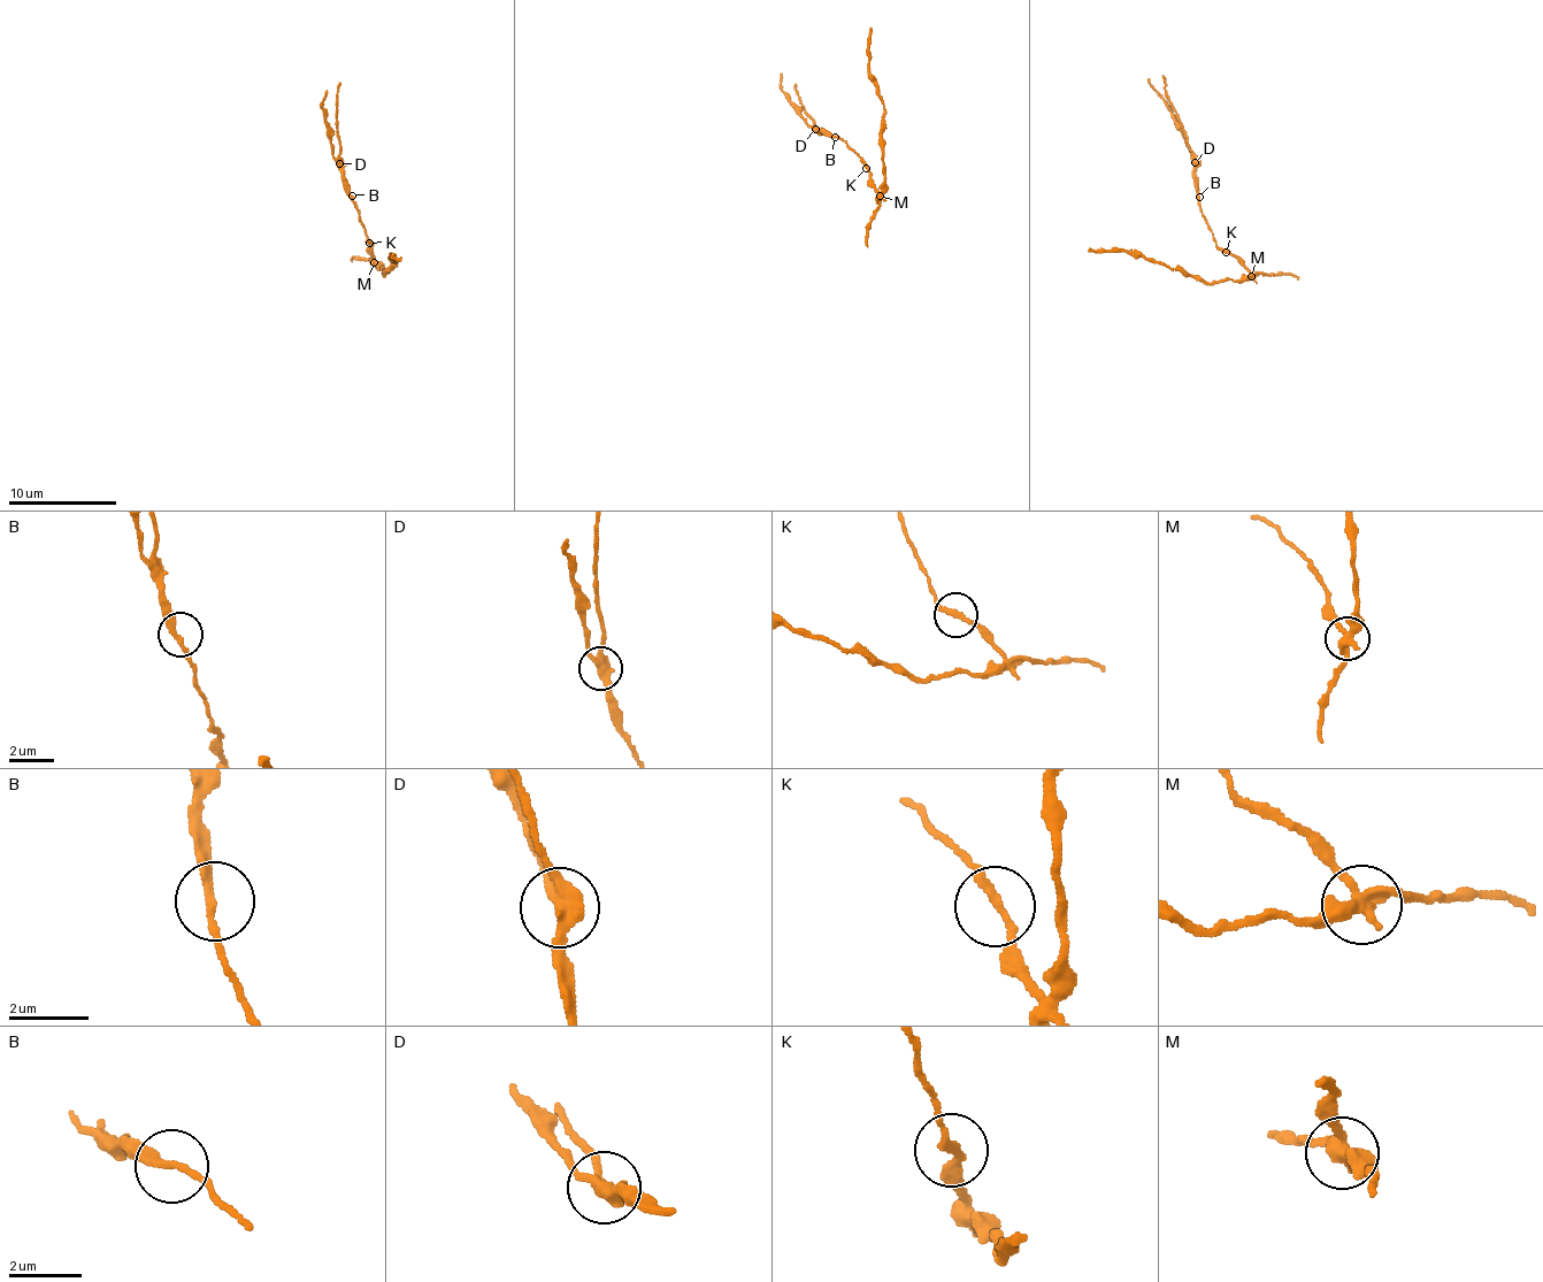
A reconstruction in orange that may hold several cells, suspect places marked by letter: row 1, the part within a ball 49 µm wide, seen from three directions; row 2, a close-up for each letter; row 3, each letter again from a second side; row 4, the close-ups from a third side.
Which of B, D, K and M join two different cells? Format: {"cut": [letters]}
{"cut": ["D", "M"]}

